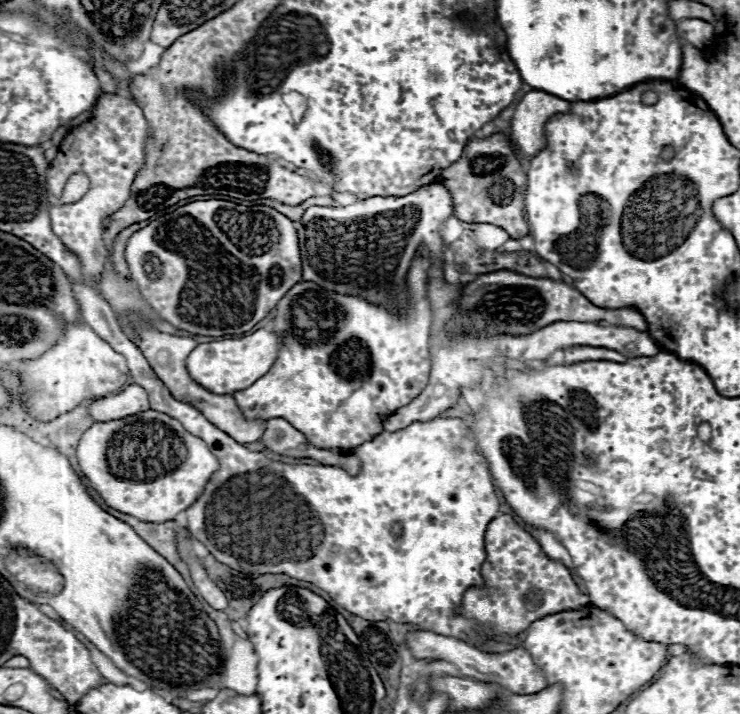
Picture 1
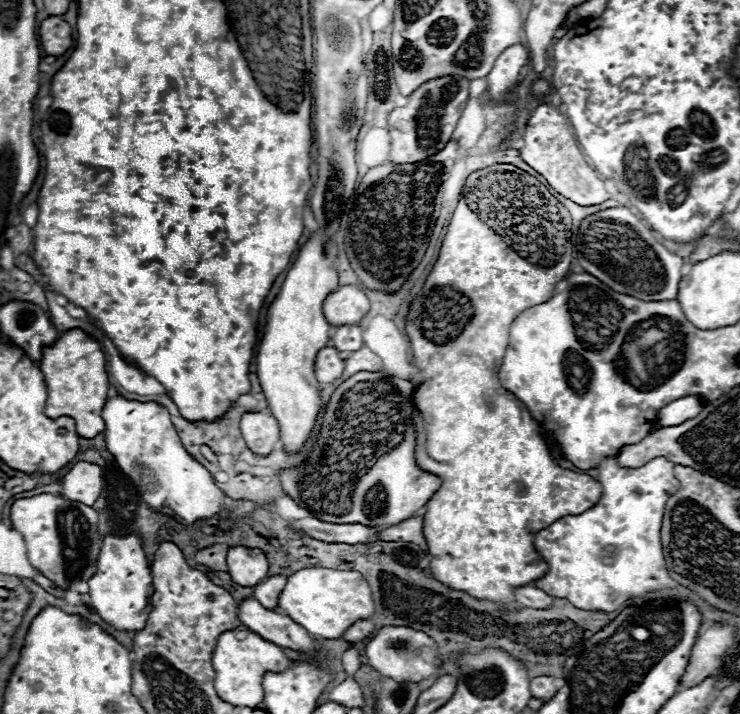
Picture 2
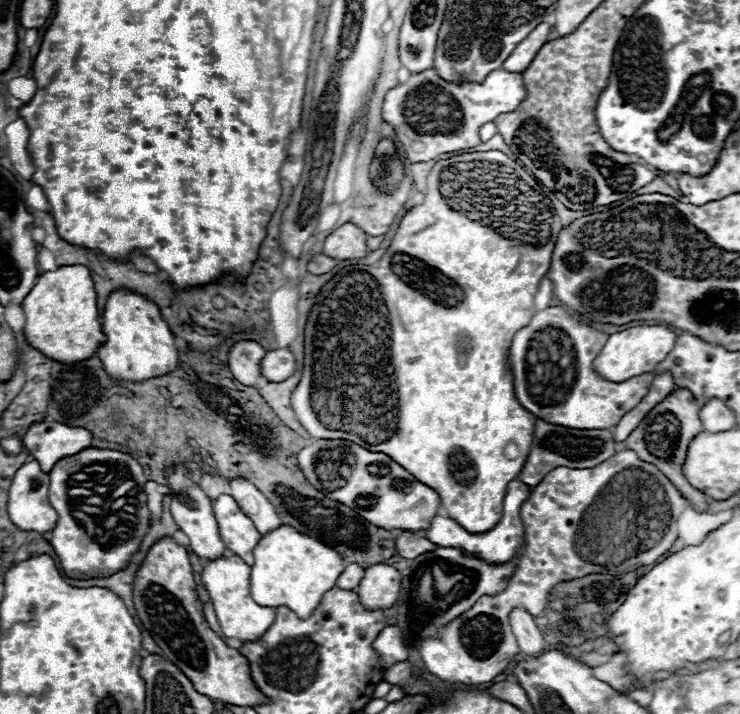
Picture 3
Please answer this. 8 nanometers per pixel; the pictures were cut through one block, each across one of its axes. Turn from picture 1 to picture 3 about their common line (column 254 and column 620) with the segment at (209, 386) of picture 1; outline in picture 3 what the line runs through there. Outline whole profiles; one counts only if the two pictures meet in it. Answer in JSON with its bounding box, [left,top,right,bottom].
[594,324,678,382]

